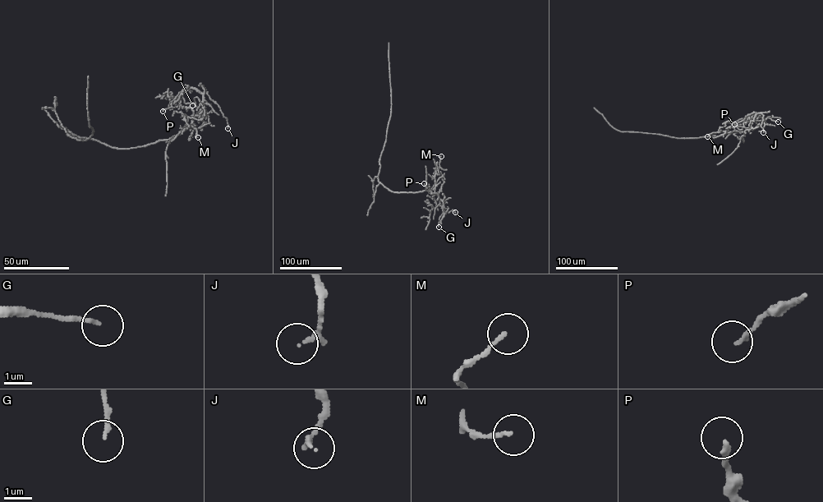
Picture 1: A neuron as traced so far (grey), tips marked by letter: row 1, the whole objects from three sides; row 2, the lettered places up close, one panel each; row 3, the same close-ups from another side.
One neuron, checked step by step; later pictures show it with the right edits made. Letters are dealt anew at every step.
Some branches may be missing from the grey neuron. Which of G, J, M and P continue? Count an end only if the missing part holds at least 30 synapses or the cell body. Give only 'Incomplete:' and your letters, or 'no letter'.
Incomplete: no letter

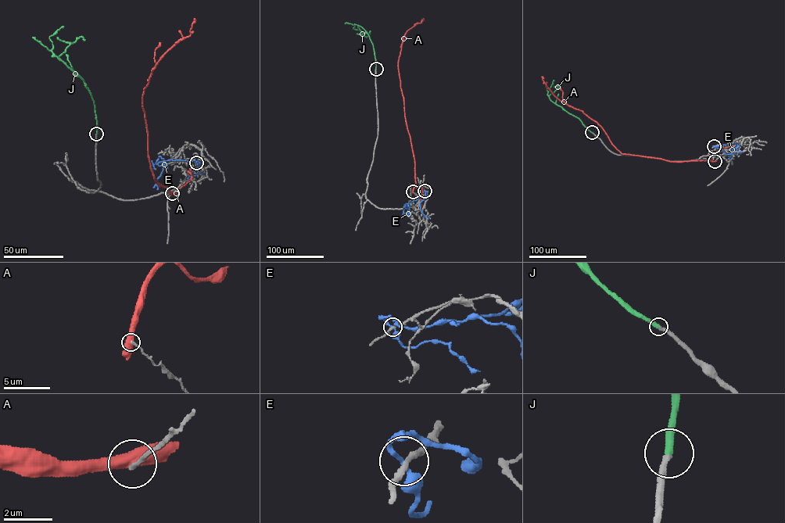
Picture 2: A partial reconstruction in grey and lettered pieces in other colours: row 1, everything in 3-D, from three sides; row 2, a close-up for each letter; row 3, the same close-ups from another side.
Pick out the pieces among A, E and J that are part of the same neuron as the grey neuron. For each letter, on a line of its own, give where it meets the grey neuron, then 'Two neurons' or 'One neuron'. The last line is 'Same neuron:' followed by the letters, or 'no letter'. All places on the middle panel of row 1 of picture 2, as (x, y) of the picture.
A: Touches grey at (413, 191). Two neurons
E: Touches grey at (424, 191). Two neurons
J: Touches grey at (376, 69). One neuron
Same neuron: J

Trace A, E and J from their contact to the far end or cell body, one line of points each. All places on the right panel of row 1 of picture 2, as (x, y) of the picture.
A: (715, 161), (669, 161), (621, 154), (596, 122), (582, 111), (561, 102), (546, 87), (541, 77)
E: (714, 146), (725, 145), (733, 148), (740, 145), (733, 150), (728, 159)
J: (592, 132), (578, 119), (550, 99), (549, 96), (560, 86), (554, 87)

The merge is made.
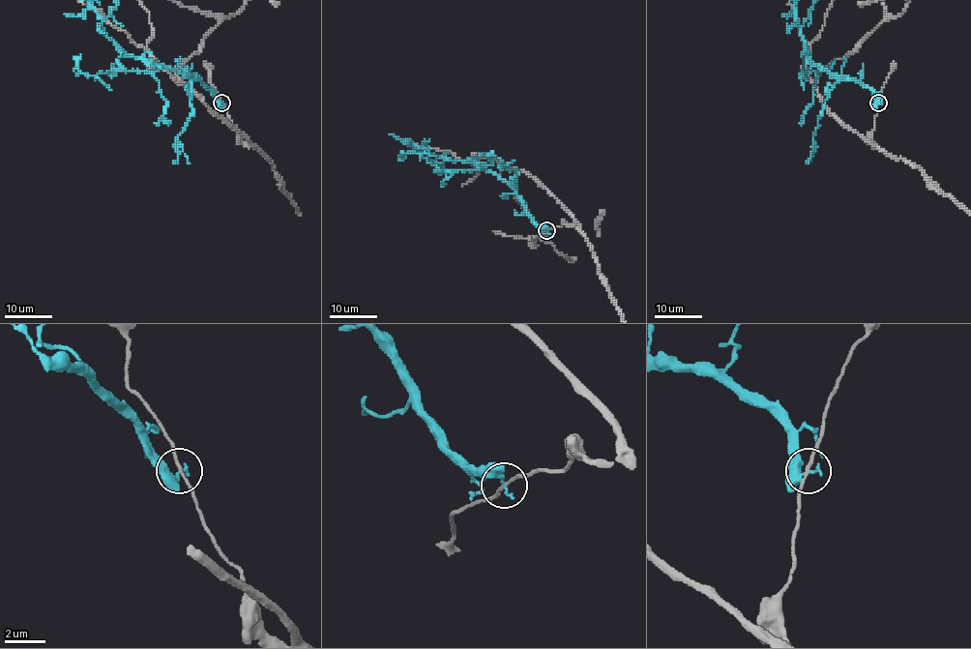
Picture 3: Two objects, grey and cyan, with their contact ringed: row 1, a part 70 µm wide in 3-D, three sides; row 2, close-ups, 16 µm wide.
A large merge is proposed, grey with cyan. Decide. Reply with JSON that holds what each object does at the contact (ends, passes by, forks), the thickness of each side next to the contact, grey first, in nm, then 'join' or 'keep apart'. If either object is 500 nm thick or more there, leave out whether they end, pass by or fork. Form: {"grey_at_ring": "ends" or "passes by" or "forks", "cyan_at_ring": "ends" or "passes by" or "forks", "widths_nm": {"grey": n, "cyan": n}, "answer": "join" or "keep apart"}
{"grey_at_ring": "passes by", "cyan_at_ring": "ends", "widths_nm": {"grey": 130, "cyan": 320}, "answer": "keep apart"}

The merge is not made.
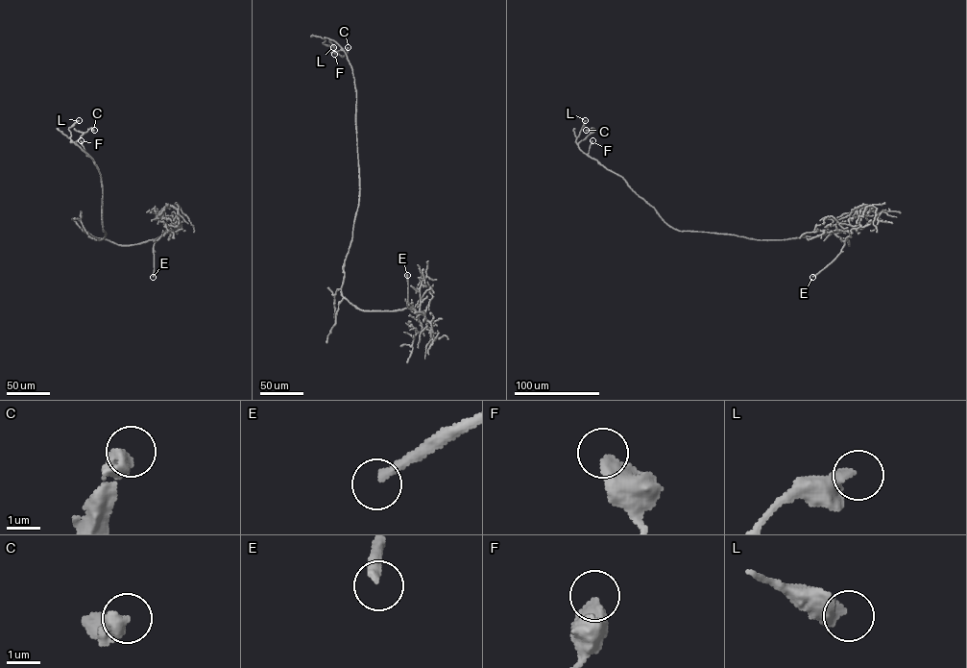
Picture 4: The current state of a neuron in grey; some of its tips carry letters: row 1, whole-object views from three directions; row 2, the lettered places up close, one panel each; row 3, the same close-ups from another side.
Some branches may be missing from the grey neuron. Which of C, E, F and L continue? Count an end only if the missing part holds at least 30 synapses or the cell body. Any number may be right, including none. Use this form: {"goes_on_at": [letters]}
{"goes_on_at": ["E"]}

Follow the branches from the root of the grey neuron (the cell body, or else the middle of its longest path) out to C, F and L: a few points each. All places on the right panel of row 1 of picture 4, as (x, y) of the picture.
C: (756, 239), (679, 231), (670, 227), (621, 177), (580, 149), (578, 144), (594, 129), (586, 130)
F: (756, 239), (679, 231), (670, 227), (621, 177), (589, 156), (592, 140)
L: (756, 239), (679, 231), (669, 227), (621, 177), (580, 149), (576, 139), (585, 120)

